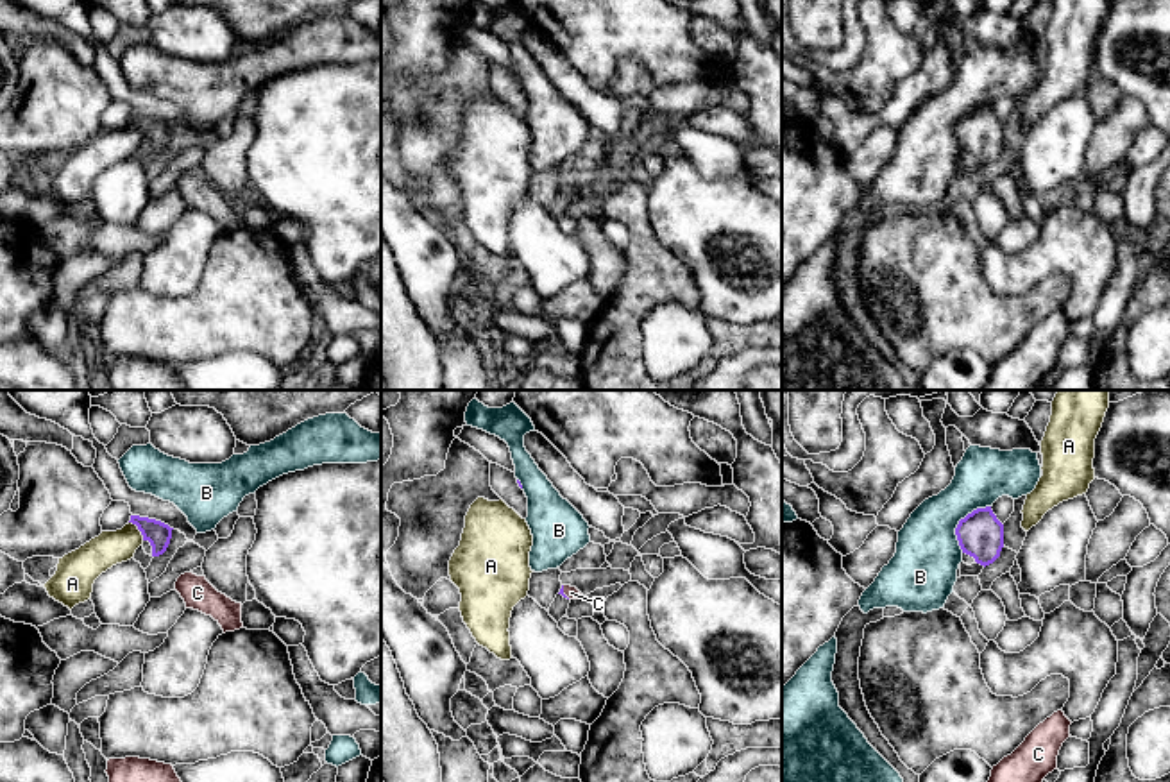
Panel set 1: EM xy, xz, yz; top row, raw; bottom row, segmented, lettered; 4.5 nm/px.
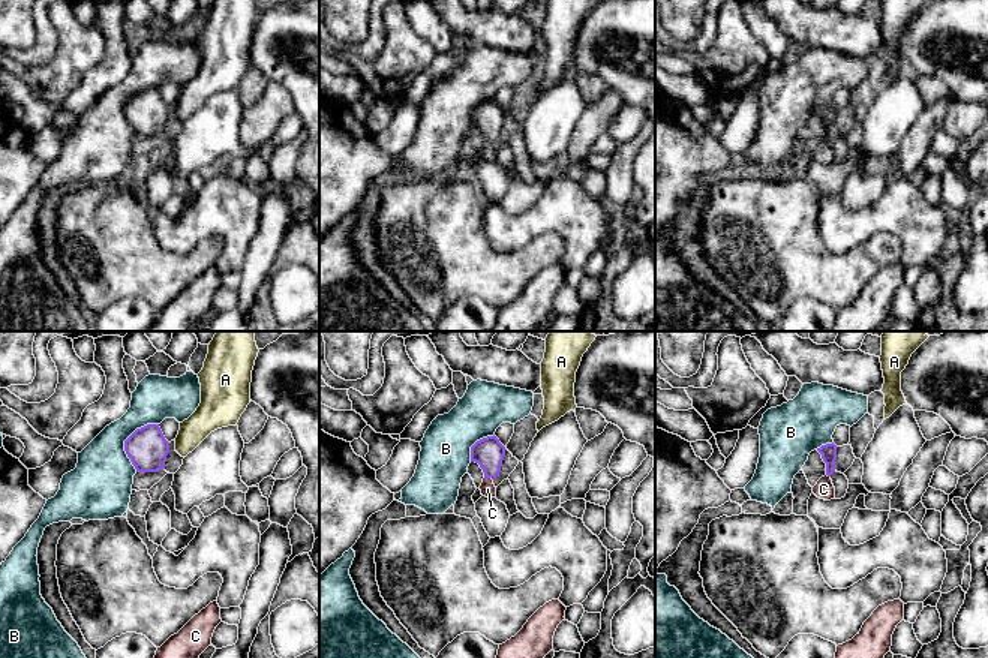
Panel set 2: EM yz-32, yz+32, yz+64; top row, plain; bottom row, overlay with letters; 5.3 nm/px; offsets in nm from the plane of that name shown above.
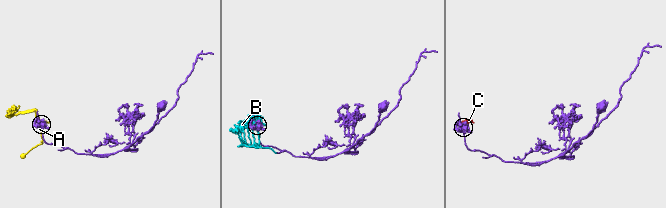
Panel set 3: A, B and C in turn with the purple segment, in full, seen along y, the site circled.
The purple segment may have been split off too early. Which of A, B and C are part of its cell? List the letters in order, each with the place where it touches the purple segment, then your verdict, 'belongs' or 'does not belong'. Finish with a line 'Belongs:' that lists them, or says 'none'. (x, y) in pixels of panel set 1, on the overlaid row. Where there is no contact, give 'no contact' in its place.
A: xy (138, 528) | does not belong
B: yz (959, 521) | does not belong
C: xz (562, 593) | belongs
Belongs: C

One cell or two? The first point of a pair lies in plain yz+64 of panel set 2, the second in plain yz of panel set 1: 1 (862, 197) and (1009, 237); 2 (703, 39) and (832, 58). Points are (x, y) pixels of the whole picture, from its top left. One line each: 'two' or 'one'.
1: one
2: one

